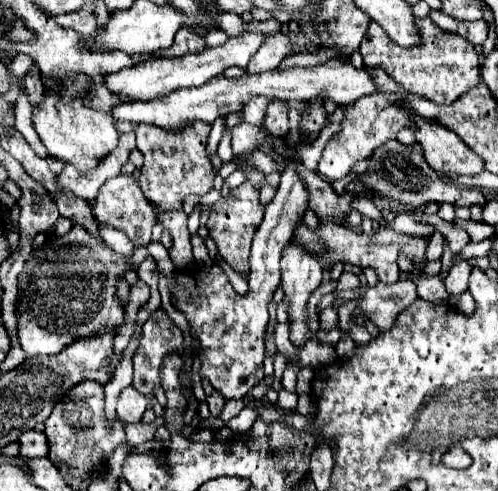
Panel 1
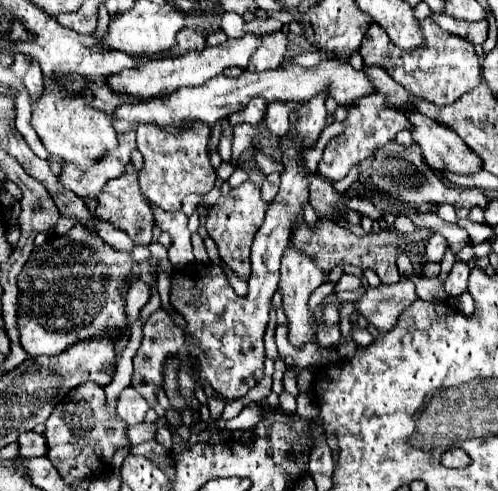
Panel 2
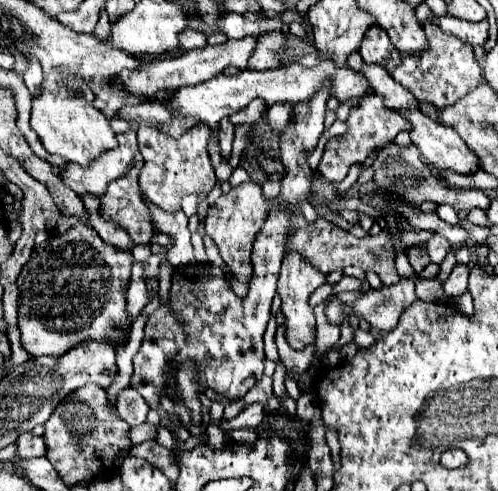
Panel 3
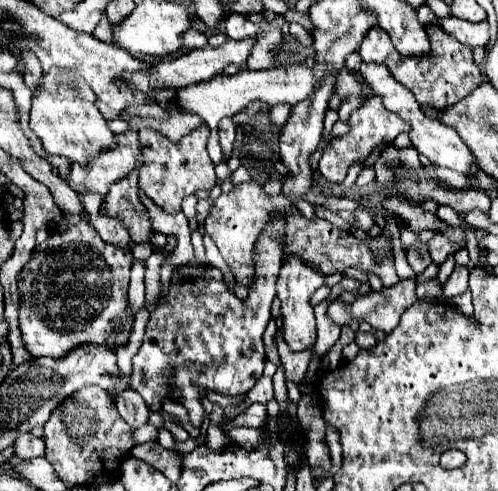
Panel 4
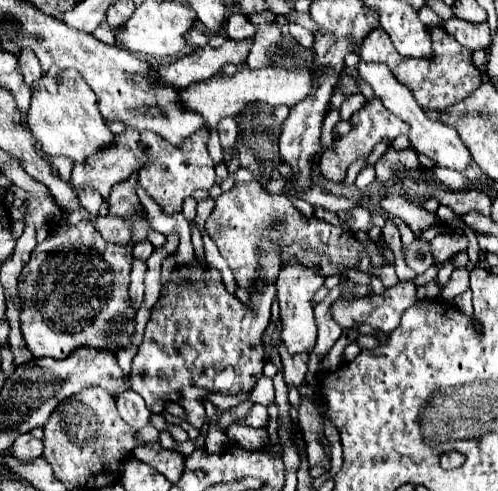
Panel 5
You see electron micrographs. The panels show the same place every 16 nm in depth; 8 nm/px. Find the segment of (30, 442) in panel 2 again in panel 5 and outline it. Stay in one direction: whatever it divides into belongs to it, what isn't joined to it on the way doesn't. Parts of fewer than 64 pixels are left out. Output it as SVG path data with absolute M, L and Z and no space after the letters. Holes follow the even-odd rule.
M30 432L28 434L20 434L16 438L16 442L12 444L12 454L20 460L32 460L44 454L44 444L42 440L34 438Z

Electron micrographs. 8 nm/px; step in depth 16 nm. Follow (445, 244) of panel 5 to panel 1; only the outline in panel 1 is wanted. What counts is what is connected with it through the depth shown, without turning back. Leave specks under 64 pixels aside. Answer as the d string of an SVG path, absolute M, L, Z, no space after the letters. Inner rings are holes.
M434 232L429 239L429 244L426 251L426 257L429 261L436 261L442 258L444 252L444 237Z

